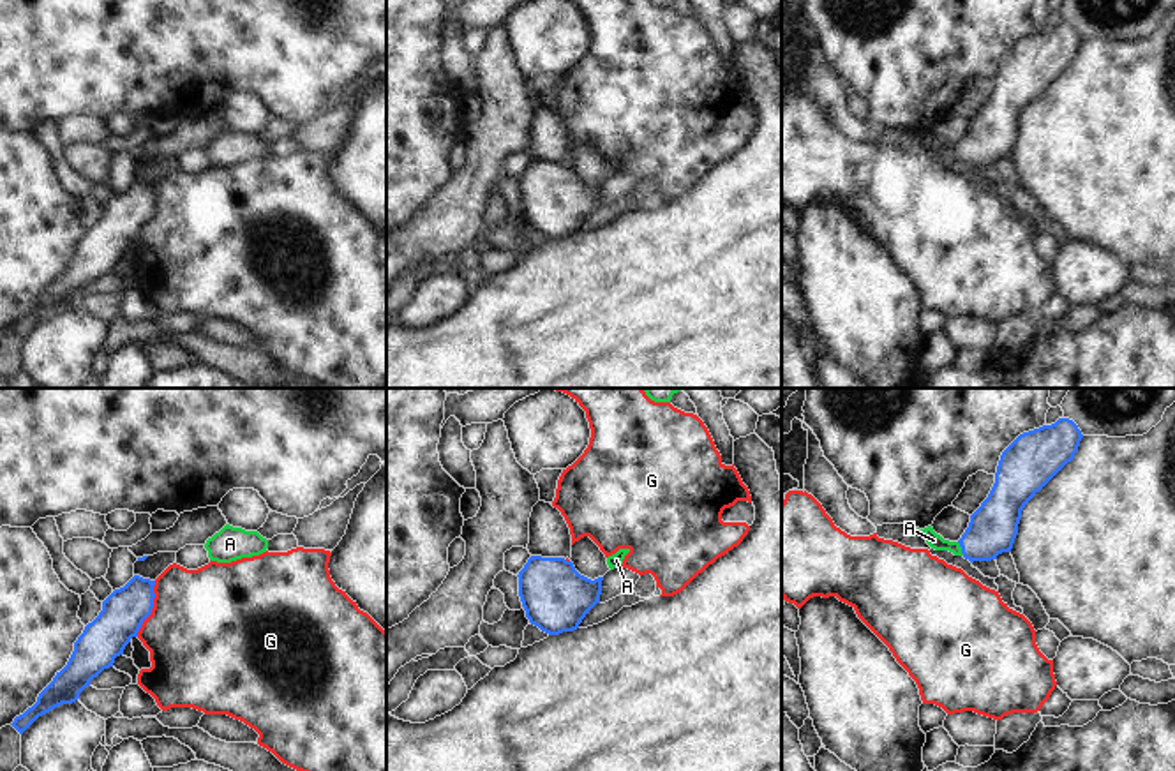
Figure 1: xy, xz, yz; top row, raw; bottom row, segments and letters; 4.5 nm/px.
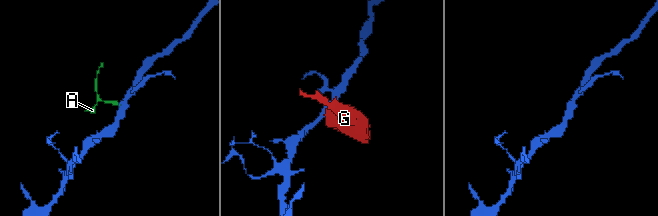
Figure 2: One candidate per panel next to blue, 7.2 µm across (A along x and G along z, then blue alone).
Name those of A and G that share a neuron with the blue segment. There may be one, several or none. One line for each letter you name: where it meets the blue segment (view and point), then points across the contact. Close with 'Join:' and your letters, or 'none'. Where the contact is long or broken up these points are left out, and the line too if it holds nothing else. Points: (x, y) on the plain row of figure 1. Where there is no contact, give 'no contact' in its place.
A: meets blue in yz at (962, 154); runs through yz (992, 134), (978, 149), (962, 154), (934, 145)
Join: A

